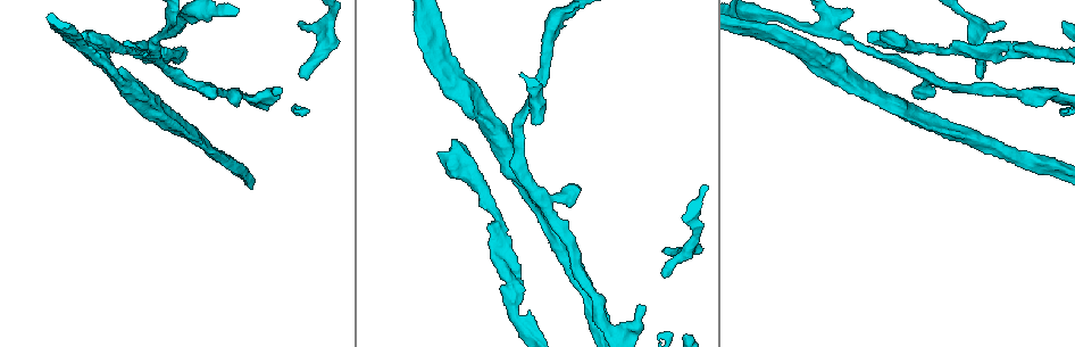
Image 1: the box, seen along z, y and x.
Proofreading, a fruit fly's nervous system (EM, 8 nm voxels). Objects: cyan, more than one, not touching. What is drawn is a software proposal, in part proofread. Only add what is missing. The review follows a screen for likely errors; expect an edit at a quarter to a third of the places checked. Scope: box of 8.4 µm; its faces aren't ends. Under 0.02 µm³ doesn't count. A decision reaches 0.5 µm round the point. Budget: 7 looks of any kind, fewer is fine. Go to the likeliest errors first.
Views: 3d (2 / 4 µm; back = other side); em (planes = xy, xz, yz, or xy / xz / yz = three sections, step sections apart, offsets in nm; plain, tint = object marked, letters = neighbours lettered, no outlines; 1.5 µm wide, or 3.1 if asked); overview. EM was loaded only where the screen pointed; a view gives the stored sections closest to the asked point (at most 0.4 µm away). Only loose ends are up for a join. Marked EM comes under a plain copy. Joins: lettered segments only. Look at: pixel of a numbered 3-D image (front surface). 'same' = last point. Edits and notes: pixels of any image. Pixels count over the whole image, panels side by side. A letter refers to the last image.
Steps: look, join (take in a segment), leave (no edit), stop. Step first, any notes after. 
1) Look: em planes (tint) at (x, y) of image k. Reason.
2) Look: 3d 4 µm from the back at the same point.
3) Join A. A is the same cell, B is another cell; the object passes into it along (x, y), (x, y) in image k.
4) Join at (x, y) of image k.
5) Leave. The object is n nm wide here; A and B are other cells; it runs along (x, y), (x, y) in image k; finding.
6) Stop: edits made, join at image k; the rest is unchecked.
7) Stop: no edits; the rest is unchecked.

Look: em planes (letters) at (454, 141) of image 1. Branch stops here.

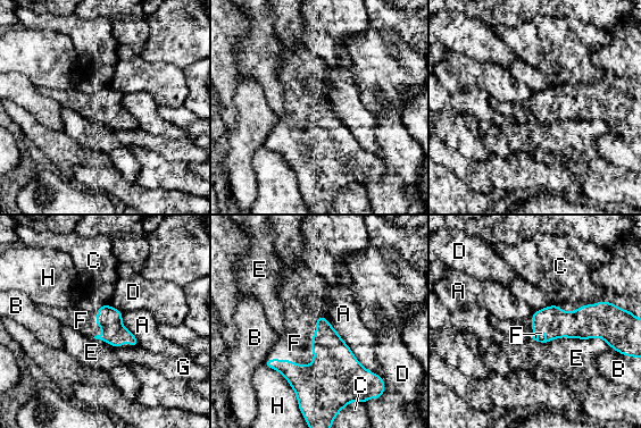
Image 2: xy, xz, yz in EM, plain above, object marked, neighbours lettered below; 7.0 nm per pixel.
Join F. The object is 170 nm wide here; F is the same cell, A, B, C, D, E, G and H are other cells; it goes on there.

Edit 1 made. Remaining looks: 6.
Look: em xy step 4 (tint) at (666, 276) of image 1. Free end.

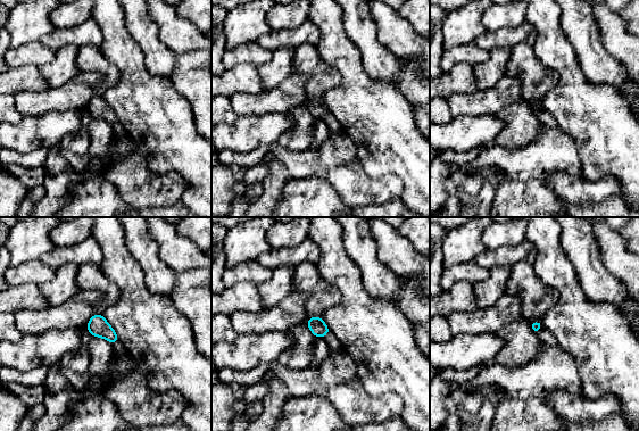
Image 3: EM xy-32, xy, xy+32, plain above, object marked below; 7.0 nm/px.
Look: em planes (letters) at the same point.

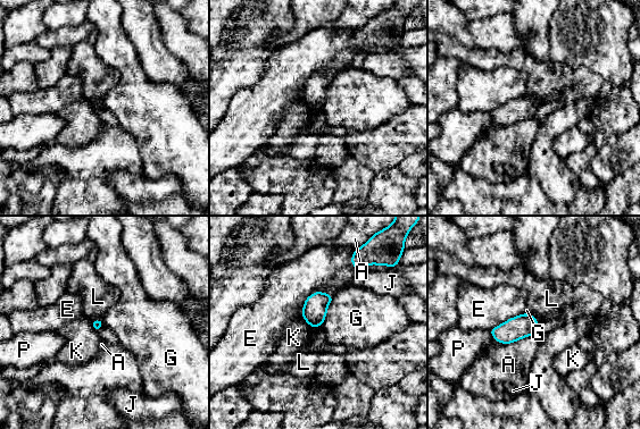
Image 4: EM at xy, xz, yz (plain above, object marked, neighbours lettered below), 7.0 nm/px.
Leave. A, E, G, J, K, L and P are other cells; a border runs along (334, 295), (321, 325) in image 4; none of them fits.

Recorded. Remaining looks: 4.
Look: 3d 4 µm at (644, 307) of image 1. Free end.

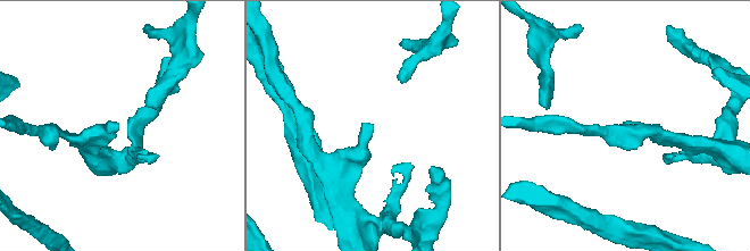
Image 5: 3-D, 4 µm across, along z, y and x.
Look: em planes (letters) at (629, 122) of image 5. Need the tissue.

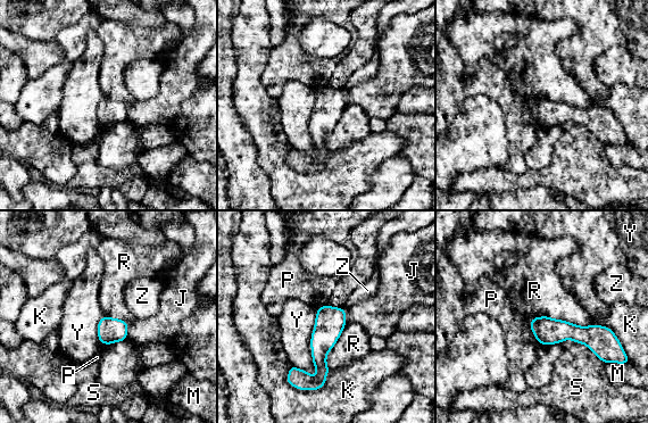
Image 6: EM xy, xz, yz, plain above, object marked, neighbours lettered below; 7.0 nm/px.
Leave. The longest contact is with Y, 500 nm; J, K, M, P, R, S, Y and Z are other cells; none of them fits.

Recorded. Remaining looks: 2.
Stop: edits made, join at image 2; the rest is unchecked.

